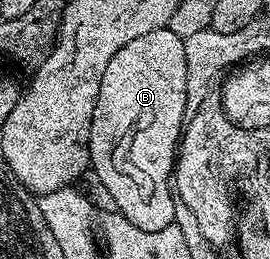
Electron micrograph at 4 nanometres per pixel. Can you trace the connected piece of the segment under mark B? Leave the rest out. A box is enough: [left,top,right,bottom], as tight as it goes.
[89,26,189,231]

